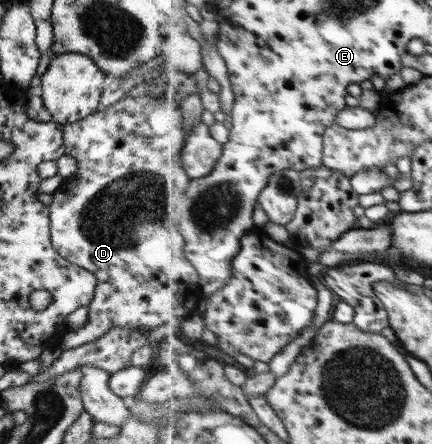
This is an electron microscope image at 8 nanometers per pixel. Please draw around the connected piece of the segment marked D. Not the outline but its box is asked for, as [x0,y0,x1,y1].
[48,89,201,351]

